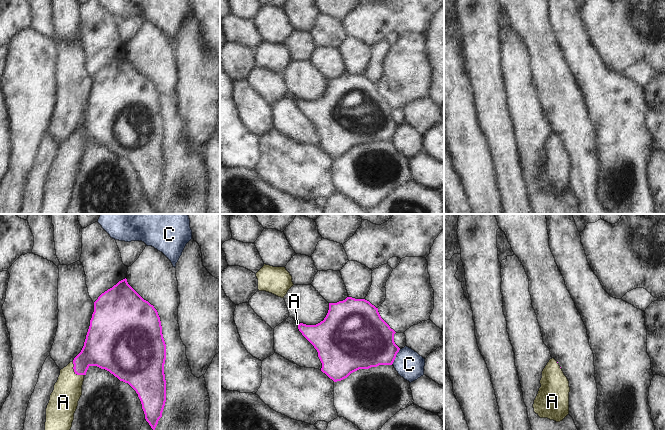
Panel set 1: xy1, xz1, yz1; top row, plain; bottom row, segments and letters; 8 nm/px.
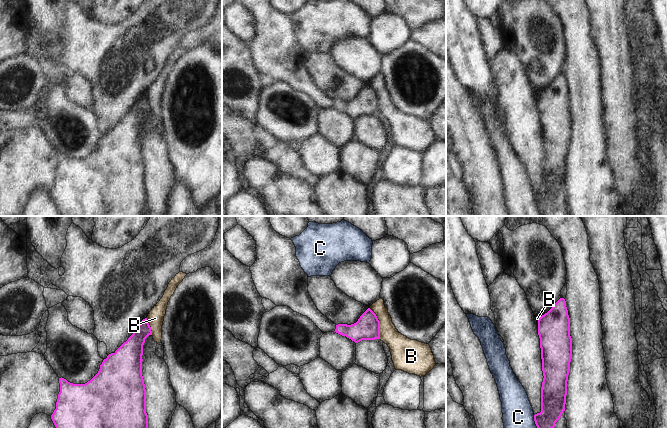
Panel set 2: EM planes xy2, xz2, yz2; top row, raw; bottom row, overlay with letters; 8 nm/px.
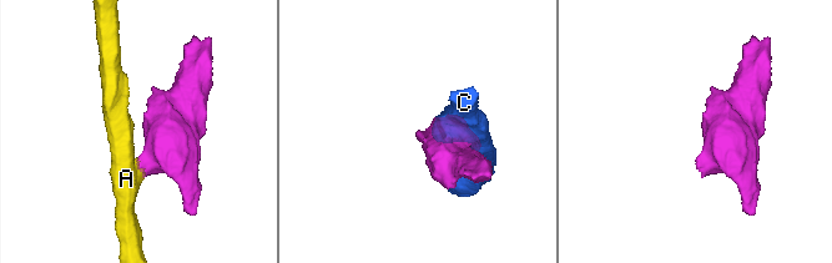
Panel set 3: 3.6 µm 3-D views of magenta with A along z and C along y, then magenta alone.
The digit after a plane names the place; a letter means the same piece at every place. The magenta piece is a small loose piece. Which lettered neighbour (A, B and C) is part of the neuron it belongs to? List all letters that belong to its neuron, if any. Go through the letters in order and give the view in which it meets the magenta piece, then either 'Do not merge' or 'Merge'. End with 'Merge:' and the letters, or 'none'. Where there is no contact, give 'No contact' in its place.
A: Touches magenta in xy1. Merge
B: Touches magenta in xz2. Do not merge
C: Touches magenta in yz2. Do not merge
Merge: A.

